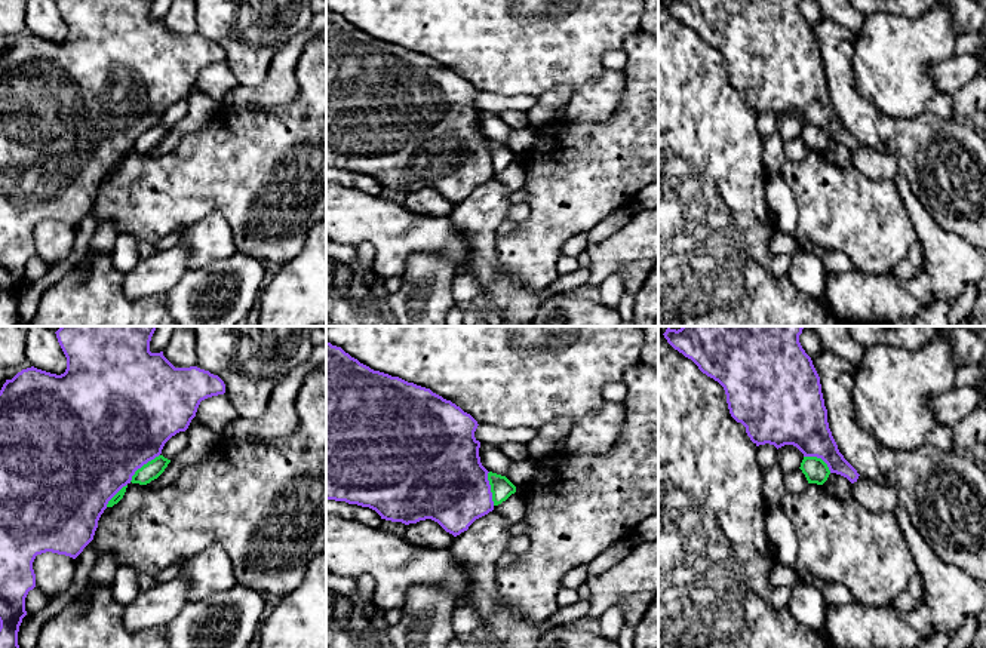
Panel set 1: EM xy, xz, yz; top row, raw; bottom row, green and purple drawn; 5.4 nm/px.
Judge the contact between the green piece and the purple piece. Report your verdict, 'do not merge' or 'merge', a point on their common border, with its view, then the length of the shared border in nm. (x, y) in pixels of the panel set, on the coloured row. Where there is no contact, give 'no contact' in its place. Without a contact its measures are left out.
do not merge | xy (144, 464) | 220 nm

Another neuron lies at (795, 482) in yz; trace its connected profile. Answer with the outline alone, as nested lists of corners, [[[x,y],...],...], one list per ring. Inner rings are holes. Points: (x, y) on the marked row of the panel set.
[[[801,469],[784,475],[784,488],[789,494],[799,494],[808,486],[808,480]]]

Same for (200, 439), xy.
[[[196,417],[191,420],[185,432],[188,434],[188,445],[171,460],[165,472],[157,479],[145,485],[147,488],[162,488],[172,483],[182,469],[200,461],[221,439],[199,423]]]

